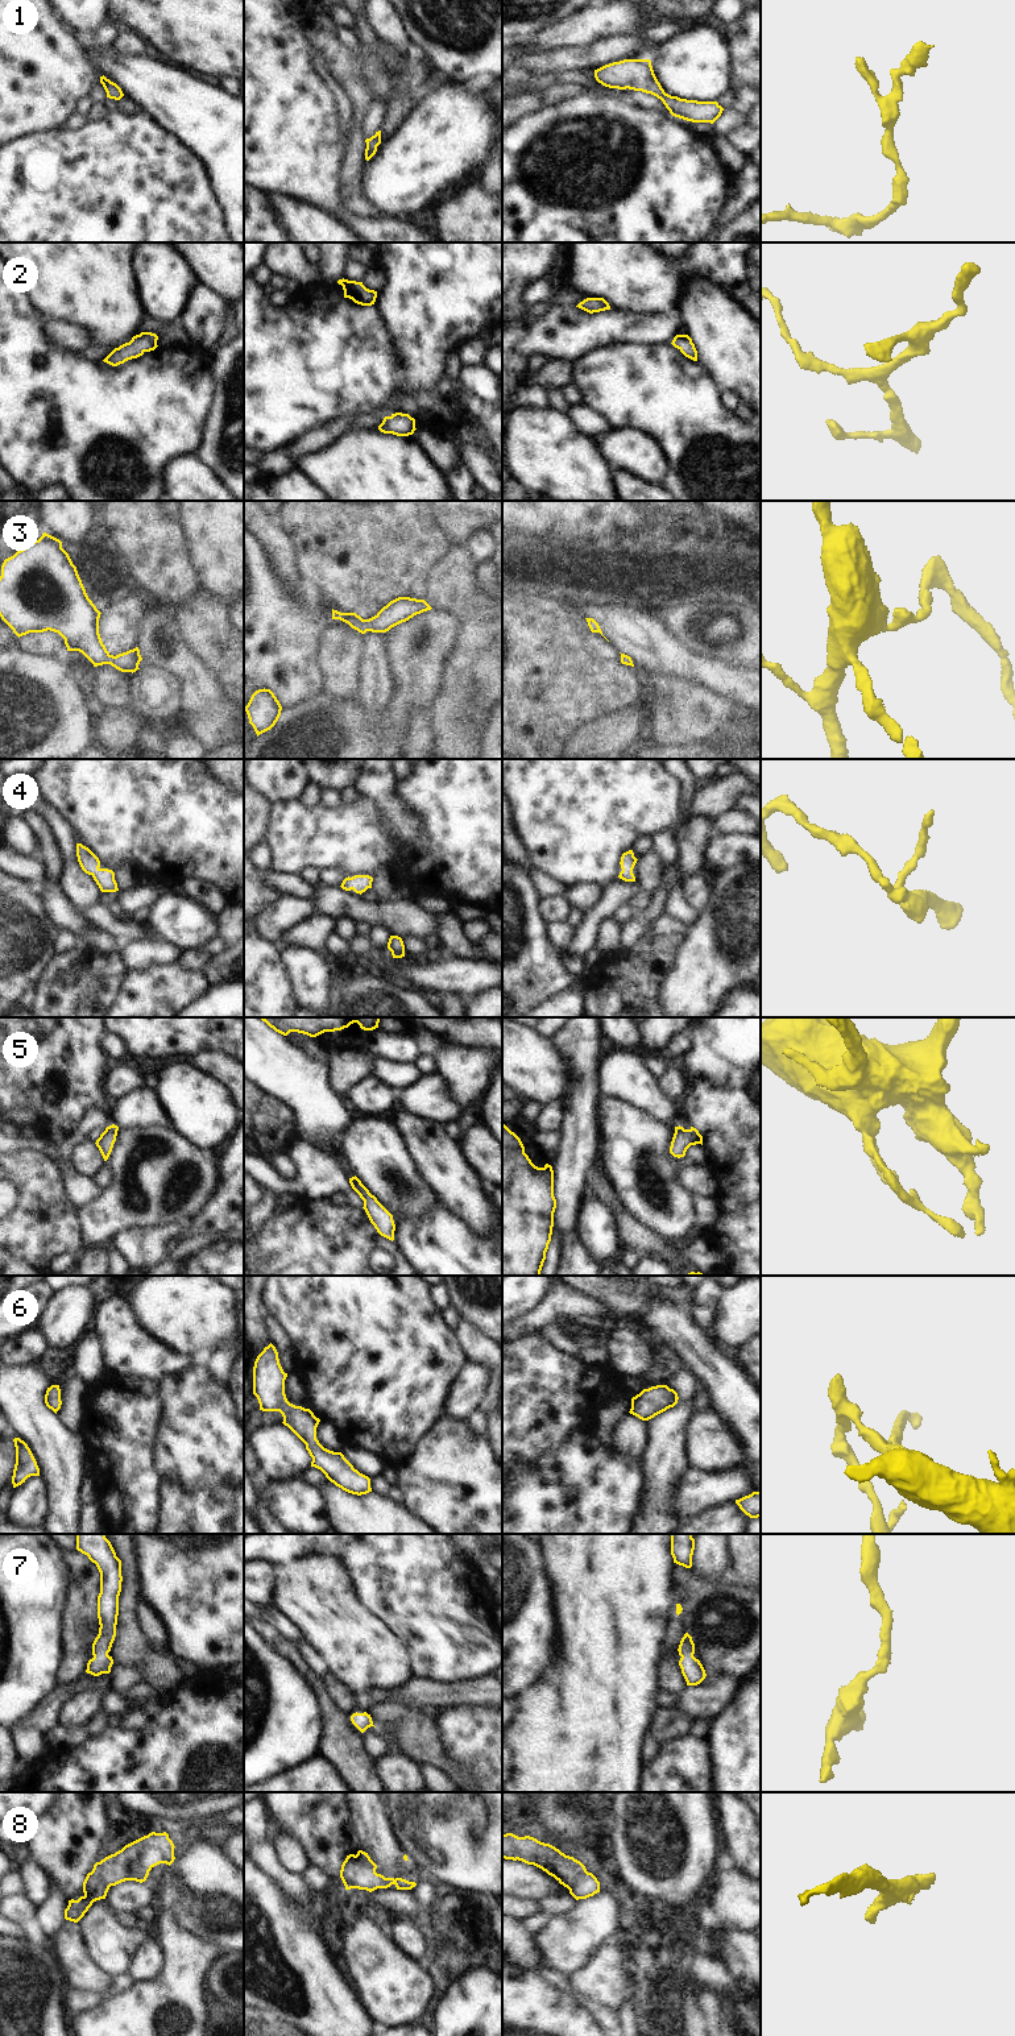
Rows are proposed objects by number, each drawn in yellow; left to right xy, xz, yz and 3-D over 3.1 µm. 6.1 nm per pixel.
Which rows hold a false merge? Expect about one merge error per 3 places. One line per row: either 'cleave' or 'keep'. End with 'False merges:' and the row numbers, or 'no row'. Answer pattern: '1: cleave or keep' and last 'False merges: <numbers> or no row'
1: keep
2: keep
3: keep
4: keep
5: keep
6: keep
7: keep
8: keep
False merges: no row

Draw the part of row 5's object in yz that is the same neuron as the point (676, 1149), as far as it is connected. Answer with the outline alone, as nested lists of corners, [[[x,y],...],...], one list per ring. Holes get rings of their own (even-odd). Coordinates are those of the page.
[[[675,1127],[675,1133],[671,1141],[670,1153],[674,1157],[684,1157],[687,1149],[691,1145],[701,1144],[703,1145],[703,1136],[699,1131],[693,1127],[689,1129],[684,1129],[683,1127]]]

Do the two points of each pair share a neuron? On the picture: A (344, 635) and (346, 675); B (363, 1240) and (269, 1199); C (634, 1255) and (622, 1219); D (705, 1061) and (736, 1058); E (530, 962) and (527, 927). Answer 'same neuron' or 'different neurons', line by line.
A: same neuron
B: different neurons
C: different neurons
D: same neuron
E: same neuron

